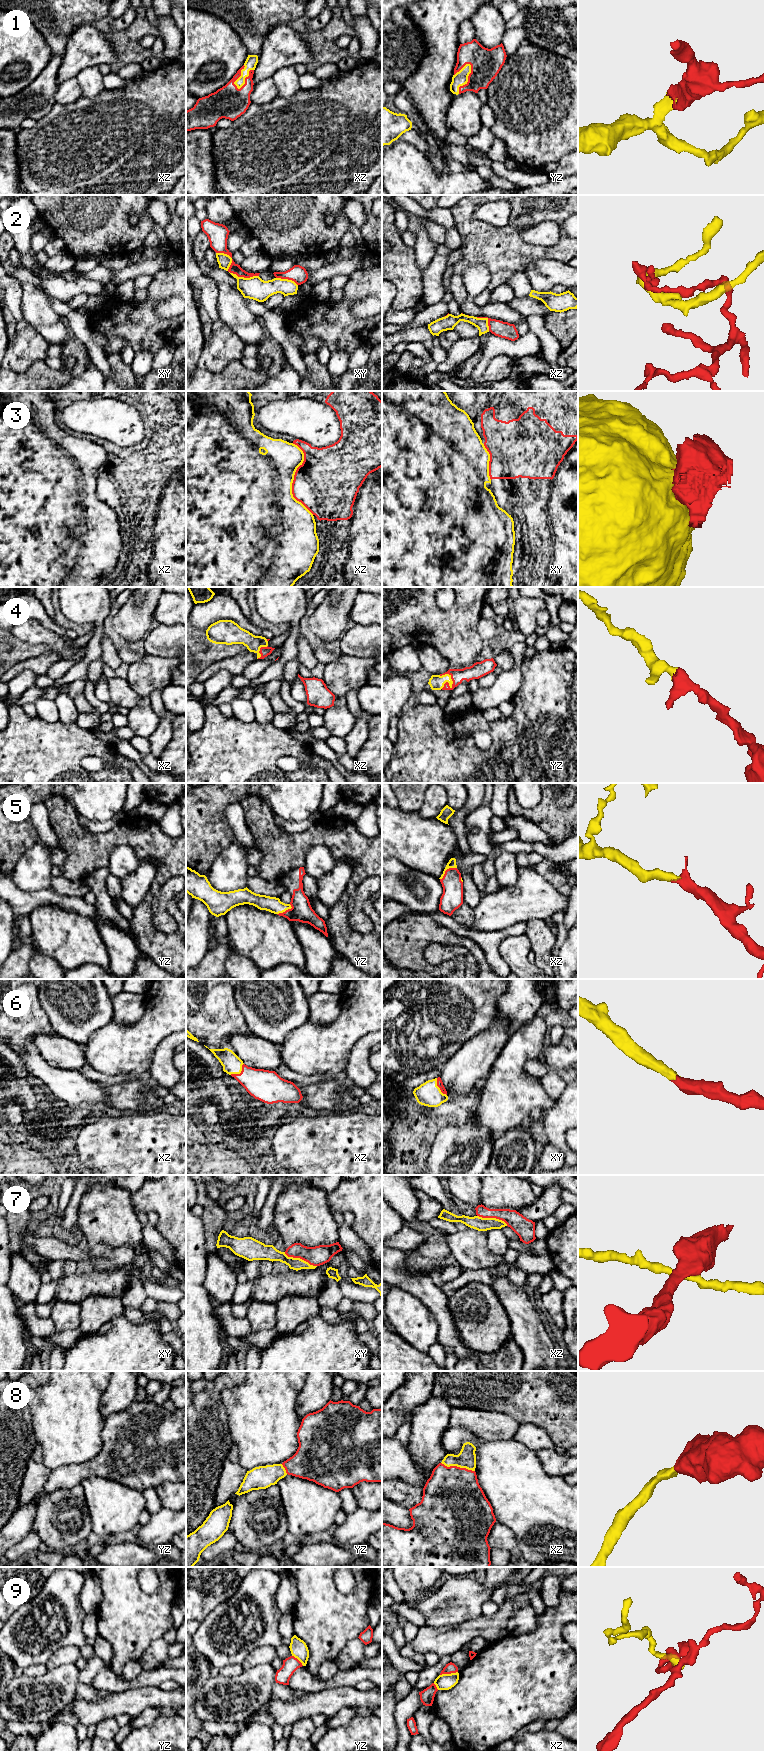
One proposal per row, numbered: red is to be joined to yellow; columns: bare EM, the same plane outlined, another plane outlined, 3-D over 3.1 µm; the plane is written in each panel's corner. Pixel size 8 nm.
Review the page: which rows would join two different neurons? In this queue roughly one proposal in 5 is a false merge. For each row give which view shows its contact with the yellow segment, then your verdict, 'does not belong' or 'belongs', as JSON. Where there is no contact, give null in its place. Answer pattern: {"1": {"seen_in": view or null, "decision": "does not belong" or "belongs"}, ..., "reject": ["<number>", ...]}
{"1": {"seen_in": "xz", "decision": "belongs"}, "2": {"seen_in": "xy", "decision": "does not belong"}, "3": {"seen_in": "xz", "decision": "belongs"}, "4": {"seen_in": "yz", "decision": "belongs"}, "5": {"seen_in": "xz", "decision": "belongs"}, "6": {"seen_in": "xz", "decision": "belongs"}, "7": {"seen_in": "xy", "decision": "does not belong"}, "8": {"seen_in": "xz", "decision": "belongs"}, "9": {"seen_in": "xz", "decision": "does not belong"}, "reject": ["2", "7", "9"]}

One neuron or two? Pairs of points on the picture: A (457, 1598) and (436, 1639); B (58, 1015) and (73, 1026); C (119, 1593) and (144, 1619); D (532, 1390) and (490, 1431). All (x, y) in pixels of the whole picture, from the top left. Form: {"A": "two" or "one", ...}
{"A": "two", "B": "one", "C": "one", "D": "two"}

